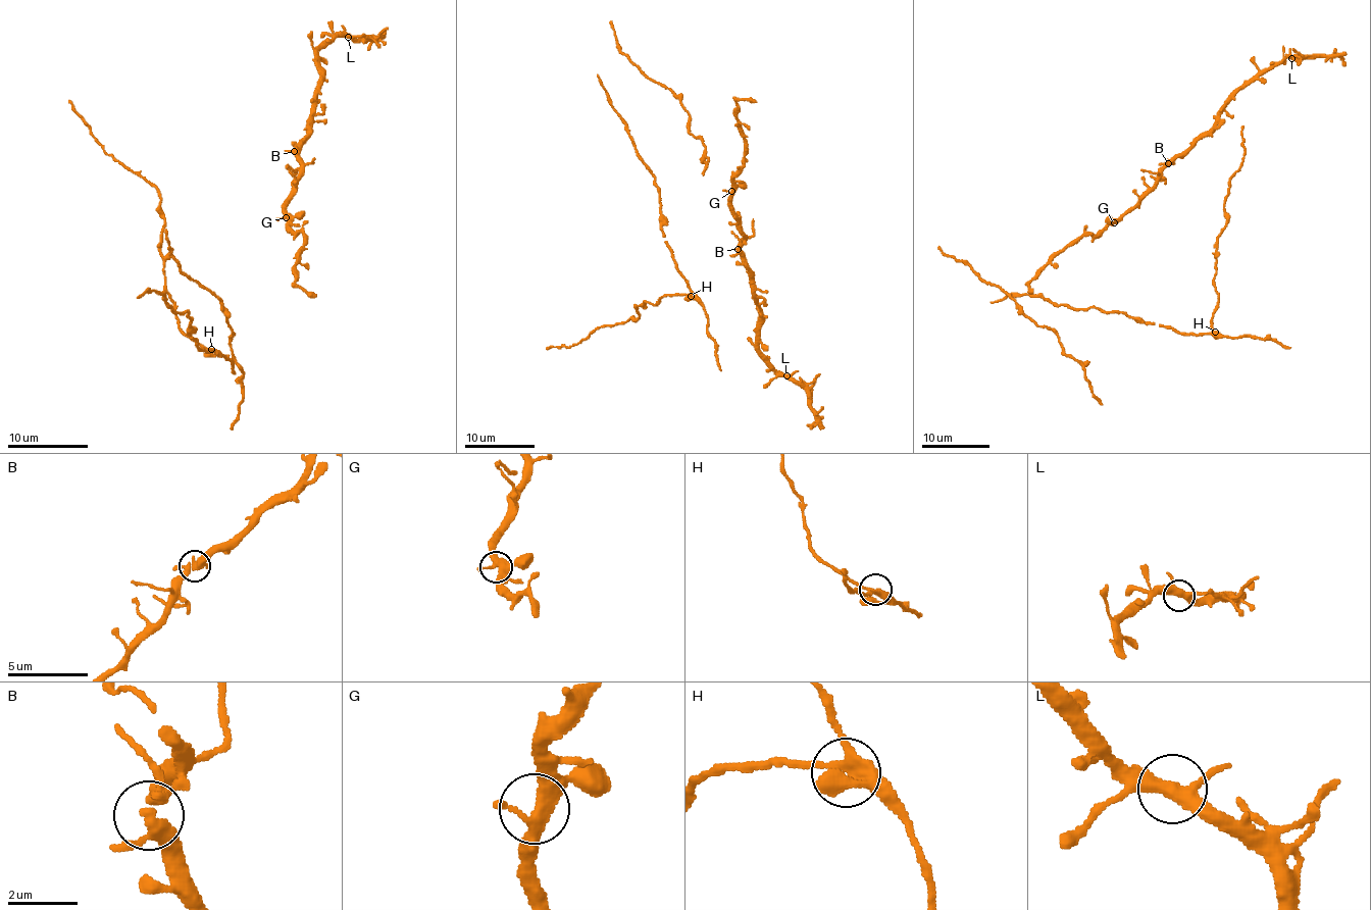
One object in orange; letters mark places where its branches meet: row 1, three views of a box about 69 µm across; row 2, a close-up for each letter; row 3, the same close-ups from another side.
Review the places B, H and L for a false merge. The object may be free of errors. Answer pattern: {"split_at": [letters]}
{"split_at": []}

